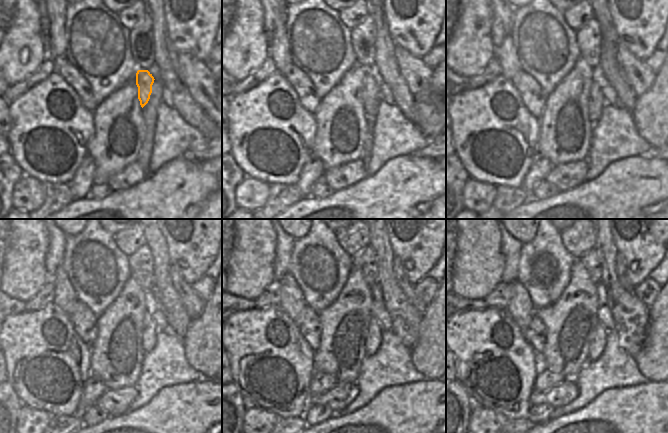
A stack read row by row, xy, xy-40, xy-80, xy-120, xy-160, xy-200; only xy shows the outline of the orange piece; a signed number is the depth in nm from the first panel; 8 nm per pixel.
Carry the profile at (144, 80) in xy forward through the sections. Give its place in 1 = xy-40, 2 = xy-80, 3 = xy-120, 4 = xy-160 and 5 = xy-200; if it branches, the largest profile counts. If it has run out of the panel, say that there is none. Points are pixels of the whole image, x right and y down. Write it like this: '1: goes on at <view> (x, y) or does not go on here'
1: goes on at xy-40 (370, 95)
2: goes on at xy-80 (595, 100)
3: goes on at xy-120 (150, 328)
4: goes on at xy-160 (374, 337)
5: goes on at xy-200 (598, 341)

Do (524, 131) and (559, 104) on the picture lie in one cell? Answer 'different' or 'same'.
different

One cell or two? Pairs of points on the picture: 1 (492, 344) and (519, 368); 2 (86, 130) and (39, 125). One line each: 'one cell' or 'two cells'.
1: one cell
2: one cell

